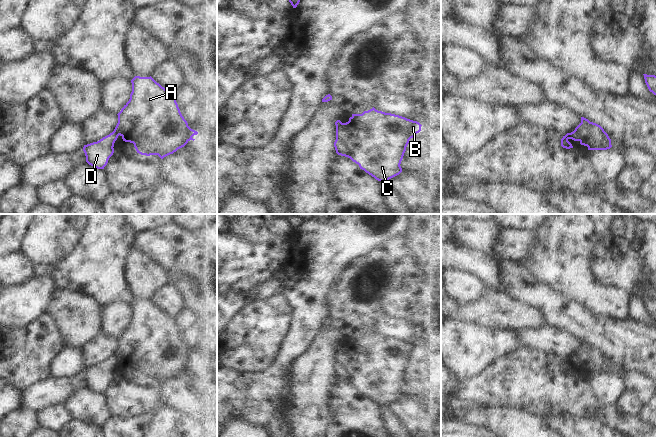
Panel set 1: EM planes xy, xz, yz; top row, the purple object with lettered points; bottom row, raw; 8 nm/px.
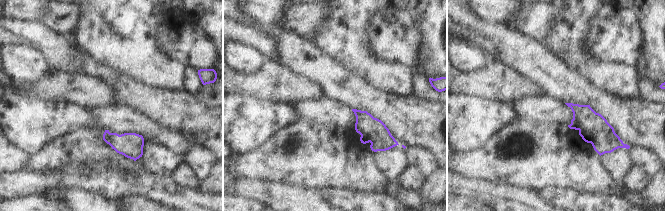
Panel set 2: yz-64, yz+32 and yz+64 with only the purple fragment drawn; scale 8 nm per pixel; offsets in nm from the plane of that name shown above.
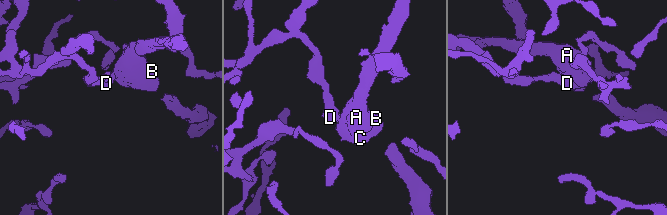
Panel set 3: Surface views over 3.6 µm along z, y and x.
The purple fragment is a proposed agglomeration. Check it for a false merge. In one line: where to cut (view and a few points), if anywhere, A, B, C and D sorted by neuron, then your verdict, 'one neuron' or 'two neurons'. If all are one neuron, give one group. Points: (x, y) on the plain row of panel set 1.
yz (574, 354), (580, 364) | A B C / D | two neurons

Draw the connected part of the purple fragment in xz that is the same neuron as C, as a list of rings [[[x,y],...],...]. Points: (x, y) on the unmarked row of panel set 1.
[[[374,331],[362,338],[352,338],[349,345],[336,352],[336,377],[350,382],[360,393],[381,406],[402,396],[400,390],[409,364],[421,355],[421,348],[405,341],[385,337]]]

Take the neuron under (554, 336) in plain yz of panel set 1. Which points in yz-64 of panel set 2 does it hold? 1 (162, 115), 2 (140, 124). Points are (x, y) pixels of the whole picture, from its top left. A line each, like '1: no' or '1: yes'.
1: no
2: yes

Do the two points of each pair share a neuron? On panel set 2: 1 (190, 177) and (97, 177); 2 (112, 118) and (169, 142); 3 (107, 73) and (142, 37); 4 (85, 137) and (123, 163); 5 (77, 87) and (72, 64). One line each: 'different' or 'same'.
1: different
2: same
3: different
4: same
5: different

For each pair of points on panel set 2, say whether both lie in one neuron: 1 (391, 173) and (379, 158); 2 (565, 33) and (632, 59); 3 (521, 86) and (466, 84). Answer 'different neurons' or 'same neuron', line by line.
1: same neuron
2: different neurons
3: same neuron

